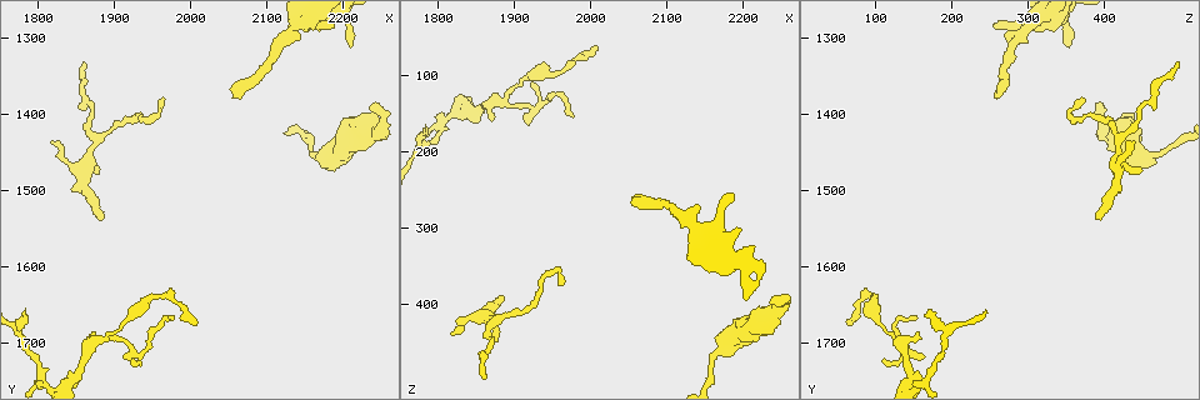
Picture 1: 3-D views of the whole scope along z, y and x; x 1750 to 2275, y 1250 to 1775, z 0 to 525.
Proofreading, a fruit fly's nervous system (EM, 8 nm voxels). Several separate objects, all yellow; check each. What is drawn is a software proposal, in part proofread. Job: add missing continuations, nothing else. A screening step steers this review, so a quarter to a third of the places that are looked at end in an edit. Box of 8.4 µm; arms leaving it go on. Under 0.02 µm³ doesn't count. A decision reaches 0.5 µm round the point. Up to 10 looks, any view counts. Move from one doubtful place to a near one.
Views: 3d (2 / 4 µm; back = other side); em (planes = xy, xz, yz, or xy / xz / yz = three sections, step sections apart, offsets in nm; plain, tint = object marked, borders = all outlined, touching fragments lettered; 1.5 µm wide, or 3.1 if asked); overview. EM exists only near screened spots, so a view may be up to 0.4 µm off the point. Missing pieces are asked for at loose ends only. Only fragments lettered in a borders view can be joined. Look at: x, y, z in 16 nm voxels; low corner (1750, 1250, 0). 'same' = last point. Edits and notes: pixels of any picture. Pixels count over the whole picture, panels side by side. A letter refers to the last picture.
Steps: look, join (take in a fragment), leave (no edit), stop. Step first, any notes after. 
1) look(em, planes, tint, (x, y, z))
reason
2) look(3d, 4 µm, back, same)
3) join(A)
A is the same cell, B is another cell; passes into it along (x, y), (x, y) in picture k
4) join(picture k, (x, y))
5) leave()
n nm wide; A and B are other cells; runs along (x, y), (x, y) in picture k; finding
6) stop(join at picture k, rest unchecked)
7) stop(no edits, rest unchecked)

look(3d, 4 µm, (1960, 1380, 375))
thin end

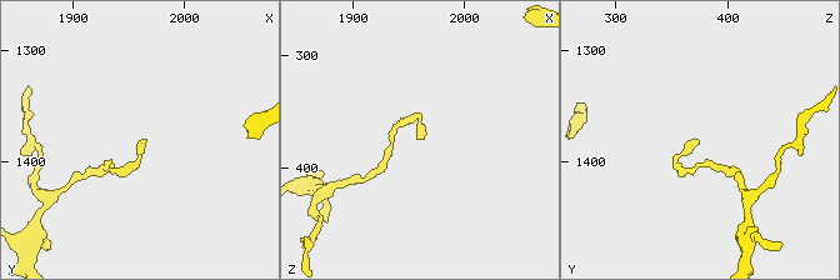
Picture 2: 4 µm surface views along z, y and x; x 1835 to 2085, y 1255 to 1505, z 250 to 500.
look(em, planes, plain, (1958, 1378, 372))
need the tissue

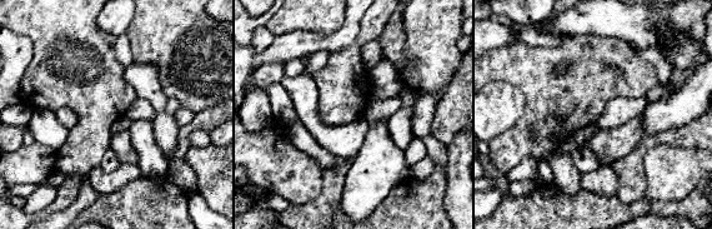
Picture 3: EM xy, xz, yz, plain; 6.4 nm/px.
look(em, planes, borders, same)

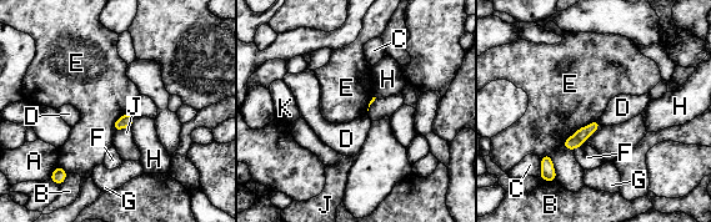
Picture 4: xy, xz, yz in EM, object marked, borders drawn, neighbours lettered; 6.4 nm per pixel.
leave()
E touches over 300 nm; A, B, C, D, E, F, G, H, J and K are other cells; none of them fits

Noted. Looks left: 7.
look(3d, 2 µm, (1885, 1540, 395))
branch stops here

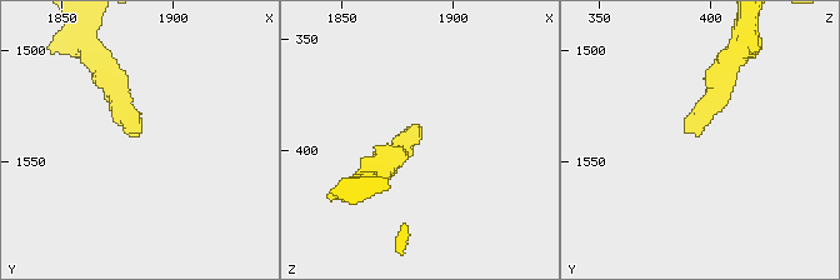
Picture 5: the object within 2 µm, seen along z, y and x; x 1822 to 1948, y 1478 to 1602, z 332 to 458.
look(em, yz, step 8, plain, (1883, 1538, 394))
now the EM

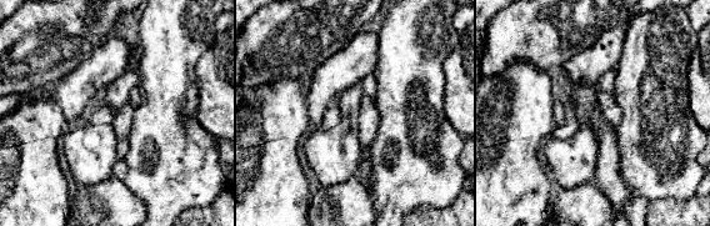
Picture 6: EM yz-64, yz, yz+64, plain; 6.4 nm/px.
look(em, yz, step 8, borders, same)
see the neighbours

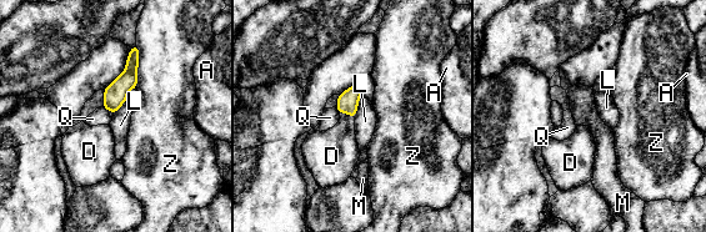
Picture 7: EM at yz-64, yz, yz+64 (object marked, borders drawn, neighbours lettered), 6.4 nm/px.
join(D)
D is the same cell, A, L, M, Q and Z are other cells; passes into it along (348, 101), (348, 112), (336, 149) in picture 7; the neuron continues

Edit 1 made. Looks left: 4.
look(em, planes, borders, (2010, 1670, 60))
tapers out

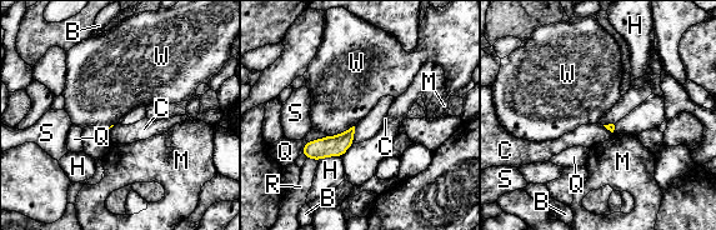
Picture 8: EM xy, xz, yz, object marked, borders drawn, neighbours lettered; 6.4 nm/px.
leave()
B, C, H, M, Q, R, S and W are other cells; none of them fits

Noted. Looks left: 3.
stop(join at picture 7, rest unchecked)

